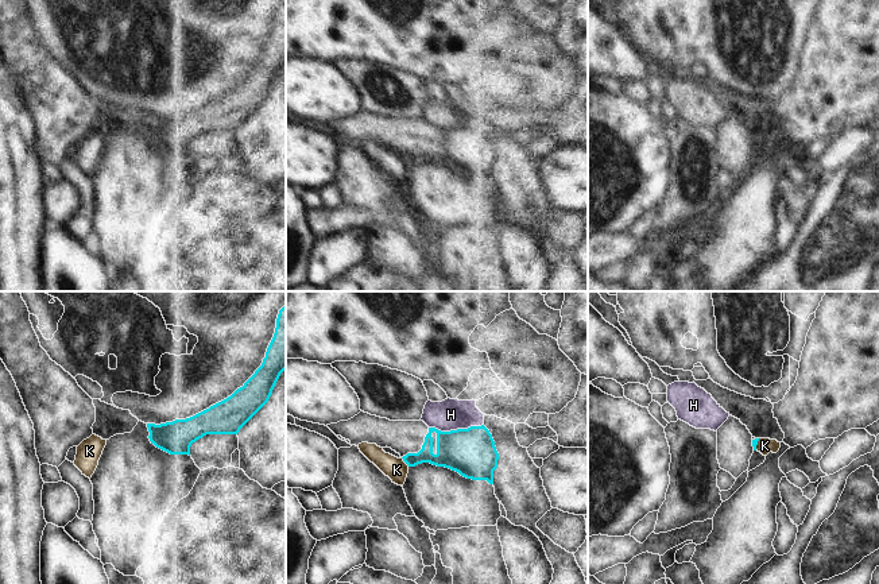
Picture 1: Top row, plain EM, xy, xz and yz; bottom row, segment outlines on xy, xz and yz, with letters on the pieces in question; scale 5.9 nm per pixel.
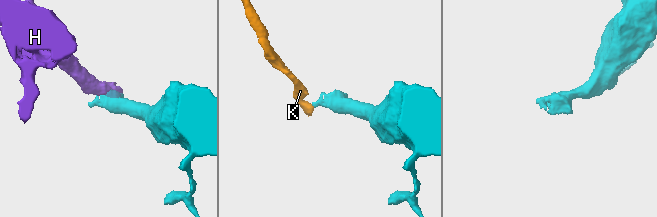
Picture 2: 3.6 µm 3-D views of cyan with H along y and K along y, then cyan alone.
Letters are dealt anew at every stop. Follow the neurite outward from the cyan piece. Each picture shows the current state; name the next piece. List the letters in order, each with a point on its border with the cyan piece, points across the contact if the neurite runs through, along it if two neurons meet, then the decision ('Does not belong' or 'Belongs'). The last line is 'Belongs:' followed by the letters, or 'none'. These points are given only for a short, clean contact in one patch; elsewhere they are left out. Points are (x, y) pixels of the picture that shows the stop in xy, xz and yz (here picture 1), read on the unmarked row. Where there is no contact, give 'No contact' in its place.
H: Touches cyan at xz (455, 128). Boundary: xz (481, 122), (449, 128), (429, 126). Does not belong
K: Touches cyan at xz (405, 159). Does not belong
Belongs: none

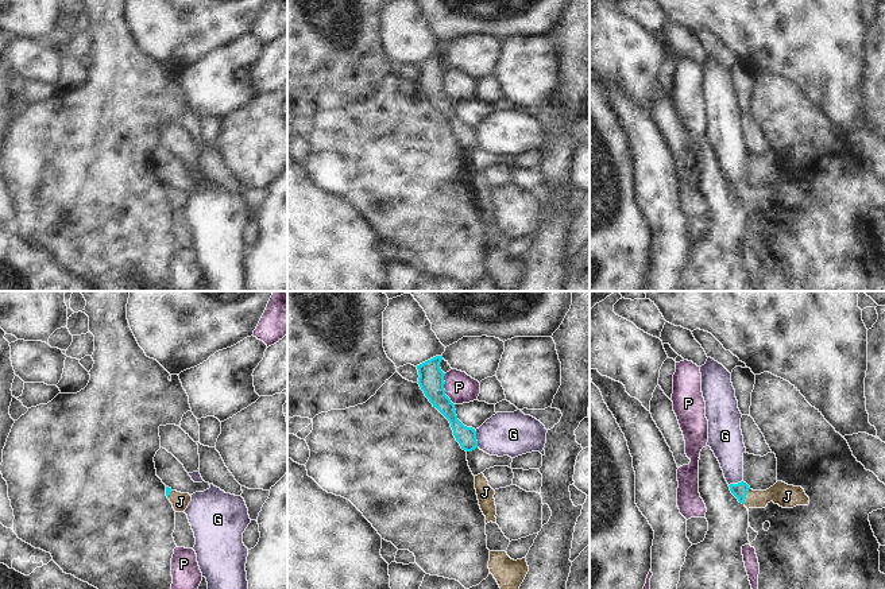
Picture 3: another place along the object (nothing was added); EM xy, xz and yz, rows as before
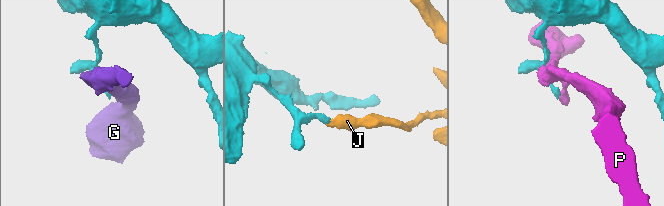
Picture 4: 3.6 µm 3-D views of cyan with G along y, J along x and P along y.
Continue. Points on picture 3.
G: Touches cyan at xz (475, 136). Boundary: xz (474, 128), (478, 144). Does not belong
J: Touches cyan at yz (745, 194). Path across: yz (739, 189), (745, 194), (787, 194). Belongs
P: Touches cyan at xz (444, 88). Boundary: xz (444, 72), (444, 92), (453, 103). Does not belong
Belongs: J

